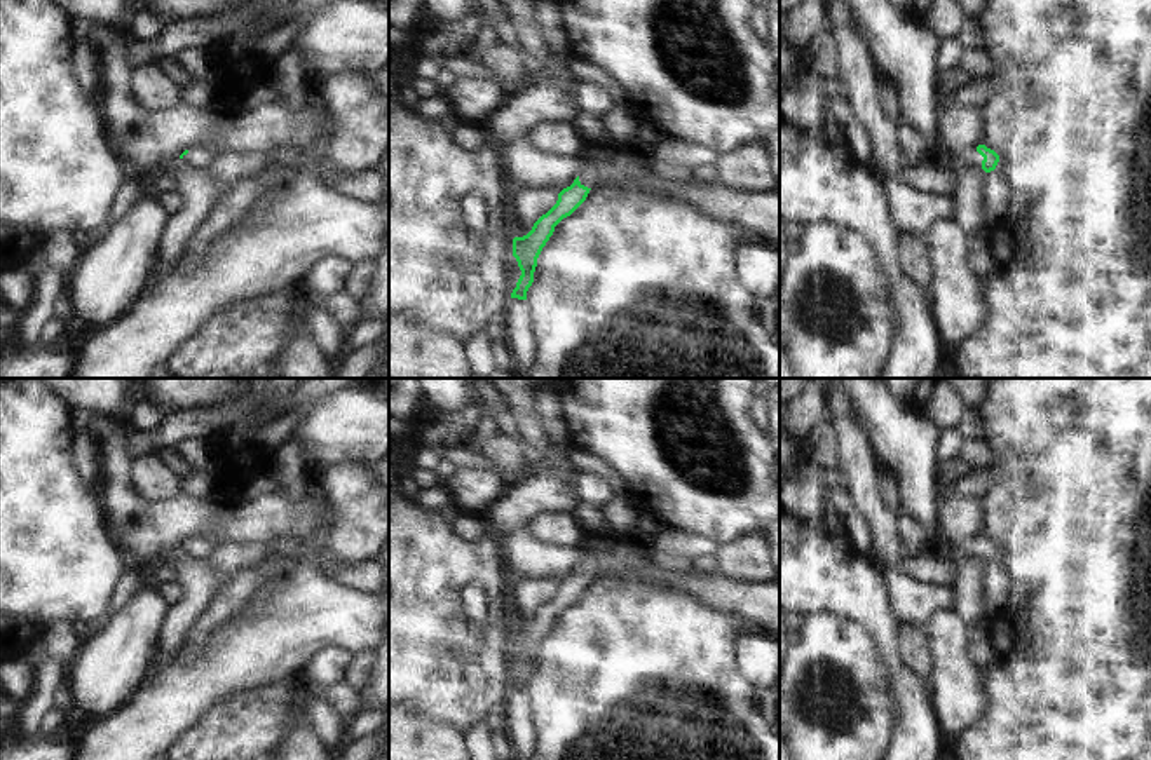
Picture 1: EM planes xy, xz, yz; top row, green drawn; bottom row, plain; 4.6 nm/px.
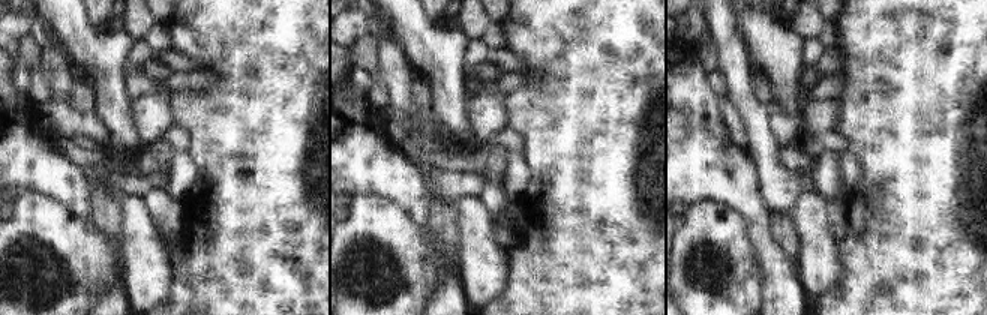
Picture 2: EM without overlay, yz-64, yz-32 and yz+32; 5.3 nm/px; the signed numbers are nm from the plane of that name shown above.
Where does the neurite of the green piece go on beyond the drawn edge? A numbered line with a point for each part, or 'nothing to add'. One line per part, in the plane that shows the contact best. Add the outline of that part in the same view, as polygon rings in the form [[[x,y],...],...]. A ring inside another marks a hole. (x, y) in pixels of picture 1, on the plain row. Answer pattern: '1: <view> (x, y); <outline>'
1: yz (970, 548); [[[971,537],[957,546],[943,546],[940,554],[947,561],[961,563],[964,558],[982,558],[984,547],[977,542],[977,537]]]

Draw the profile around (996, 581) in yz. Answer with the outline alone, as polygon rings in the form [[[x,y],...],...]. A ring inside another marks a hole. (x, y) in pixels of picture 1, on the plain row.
[[[999,561],[985,565],[985,615],[994,621],[1001,617],[1008,596],[1010,579]]]

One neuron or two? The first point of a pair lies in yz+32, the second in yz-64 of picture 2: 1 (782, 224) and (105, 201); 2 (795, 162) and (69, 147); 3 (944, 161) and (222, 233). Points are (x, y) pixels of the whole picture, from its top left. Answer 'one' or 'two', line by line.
1: one
2: one
3: one

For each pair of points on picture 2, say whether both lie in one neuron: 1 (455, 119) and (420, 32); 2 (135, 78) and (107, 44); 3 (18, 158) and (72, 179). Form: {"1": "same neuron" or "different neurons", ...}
{"1": "same neuron", "2": "different neurons", "3": "same neuron"}

